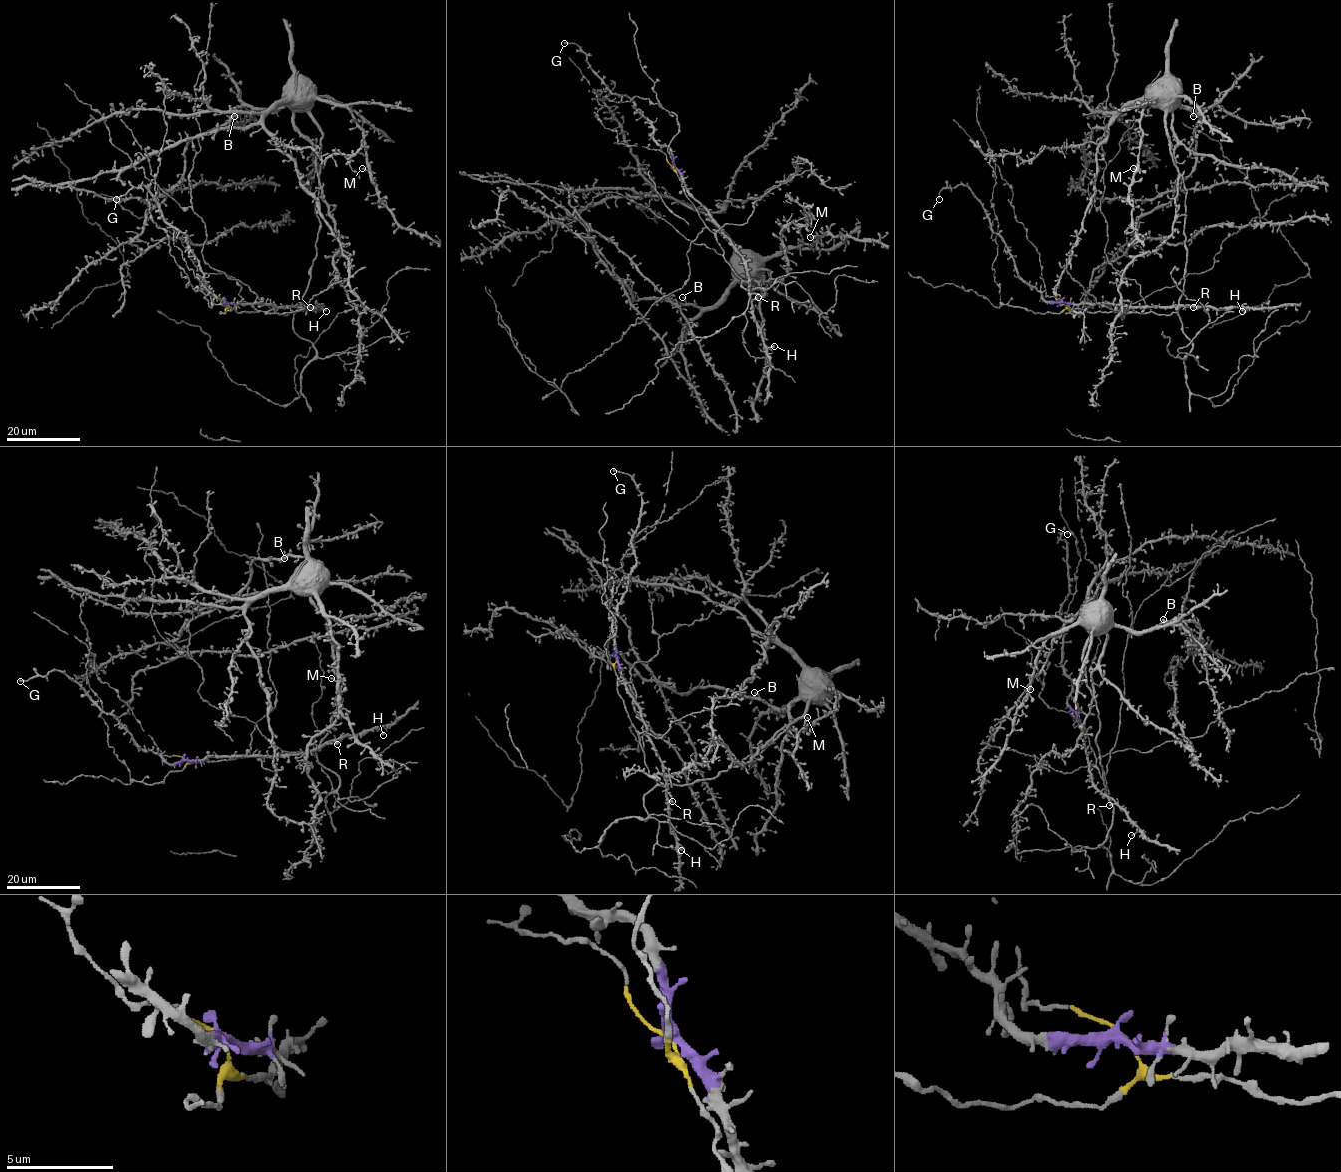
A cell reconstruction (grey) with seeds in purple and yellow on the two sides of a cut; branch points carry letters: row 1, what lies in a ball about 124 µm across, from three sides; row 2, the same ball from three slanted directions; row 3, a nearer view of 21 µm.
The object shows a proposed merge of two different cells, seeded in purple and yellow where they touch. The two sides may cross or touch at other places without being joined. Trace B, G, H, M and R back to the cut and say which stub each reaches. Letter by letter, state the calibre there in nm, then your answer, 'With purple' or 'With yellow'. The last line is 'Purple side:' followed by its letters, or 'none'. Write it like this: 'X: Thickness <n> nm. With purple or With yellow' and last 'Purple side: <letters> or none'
B: Thickness 260 nm. With yellow
G: Thickness 280 nm. With purple
H: Thickness 400 nm. With purple
M: Thickness 220 nm. With yellow
R: Thickness 480 nm. With purple
Purple side: G, H, R

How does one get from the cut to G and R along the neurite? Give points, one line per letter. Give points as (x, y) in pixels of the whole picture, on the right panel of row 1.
G: (1062, 301), (1046, 301), (1018, 275), (1005, 241), (992, 229), (983, 203), (966, 186), (944, 188), (939, 199)
R: (1062, 301), (1132, 306), (1193, 306)

